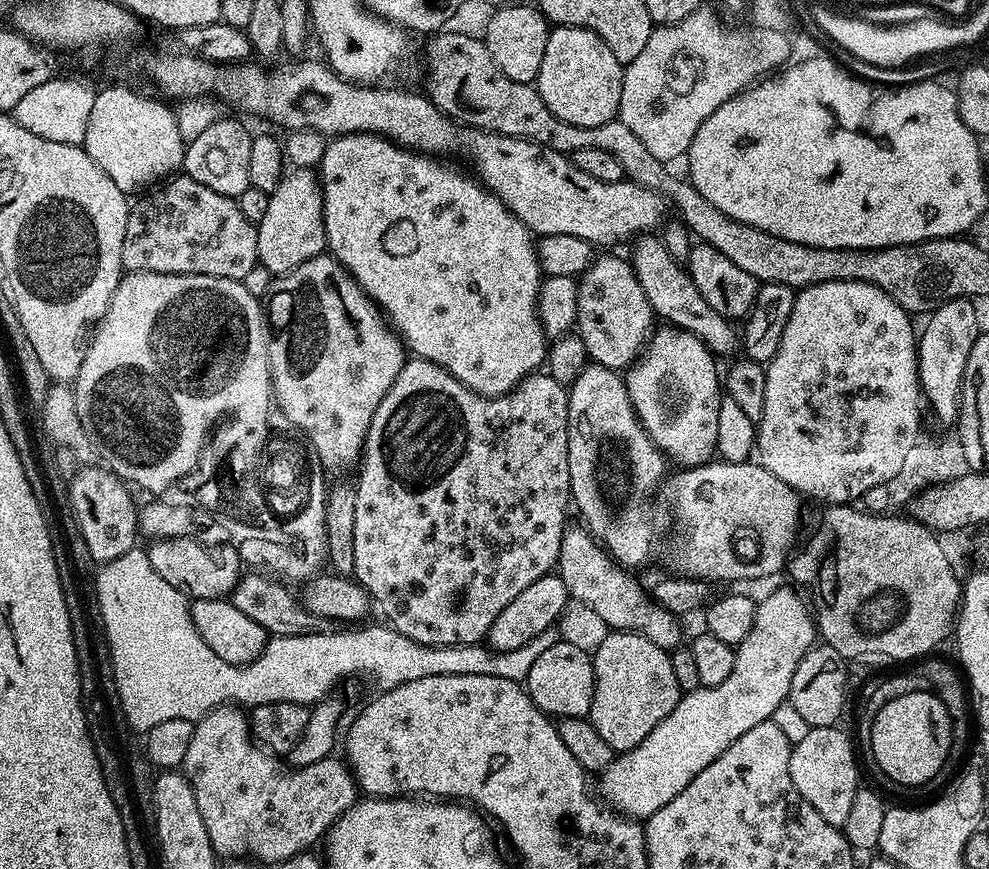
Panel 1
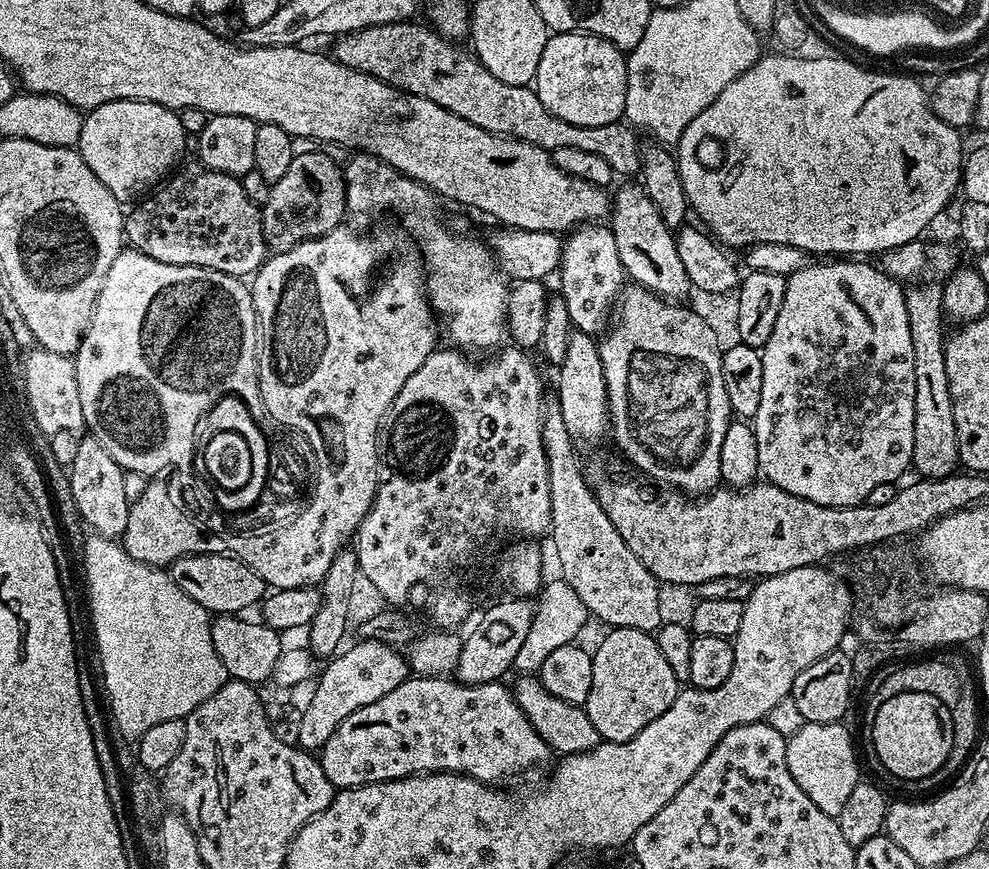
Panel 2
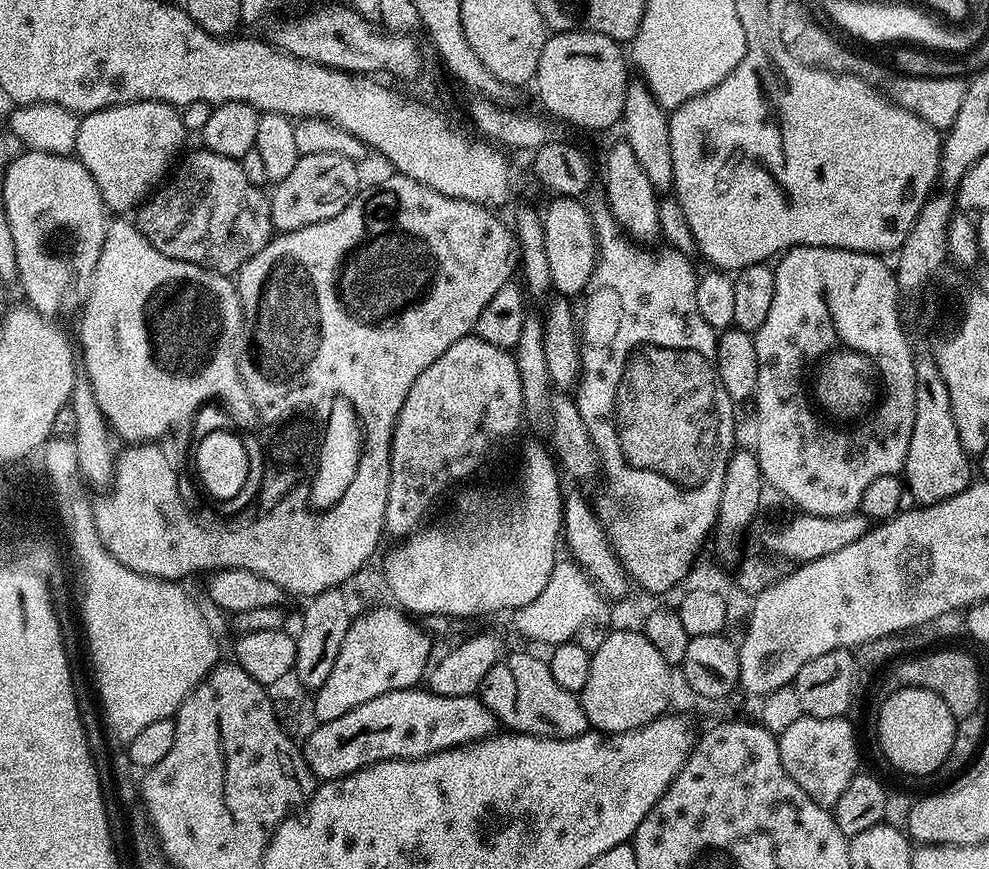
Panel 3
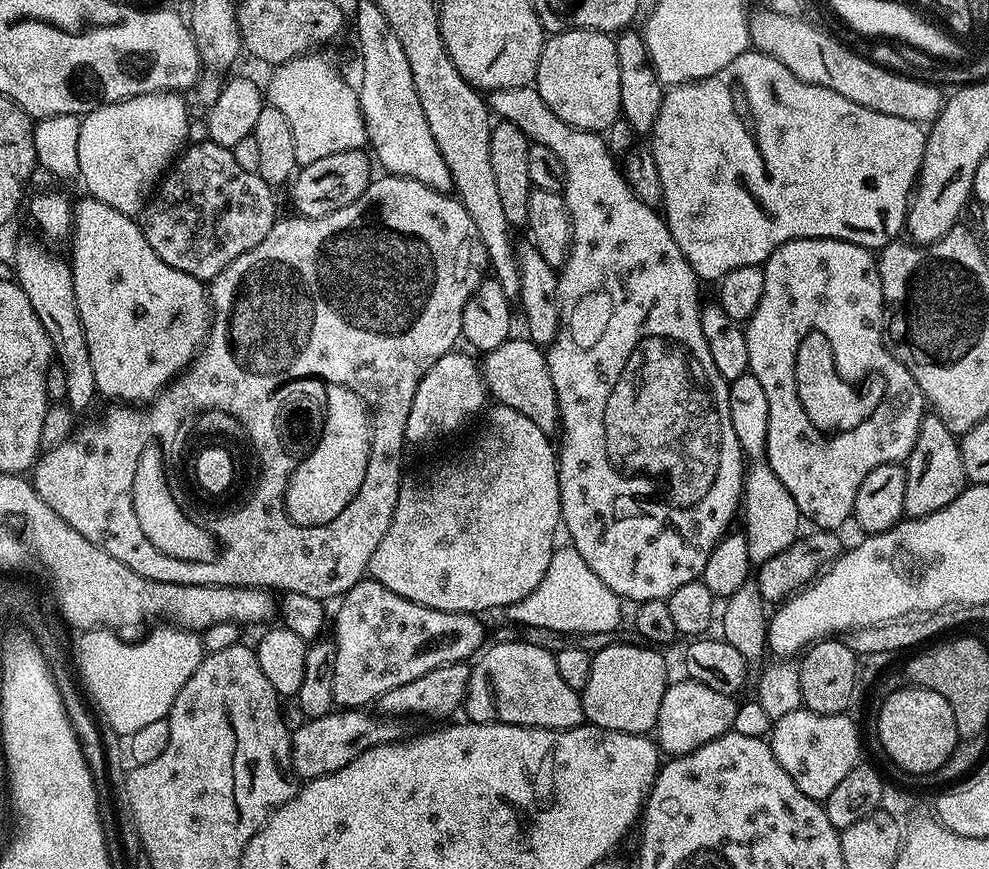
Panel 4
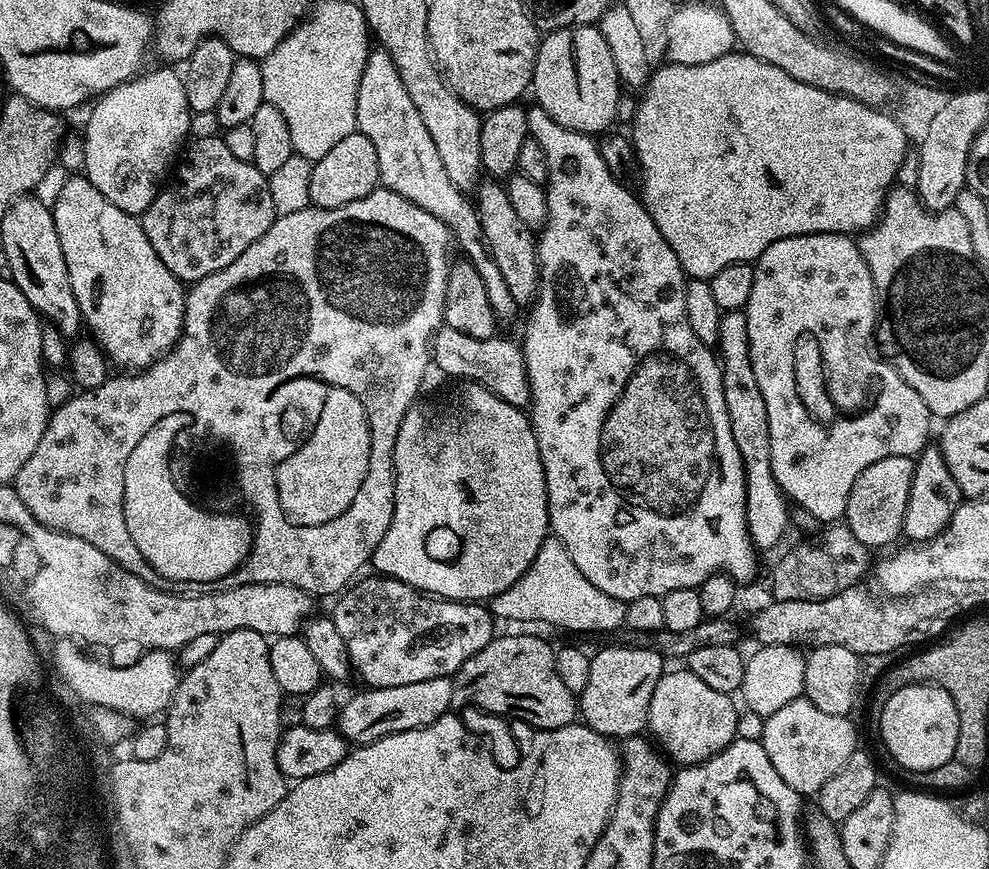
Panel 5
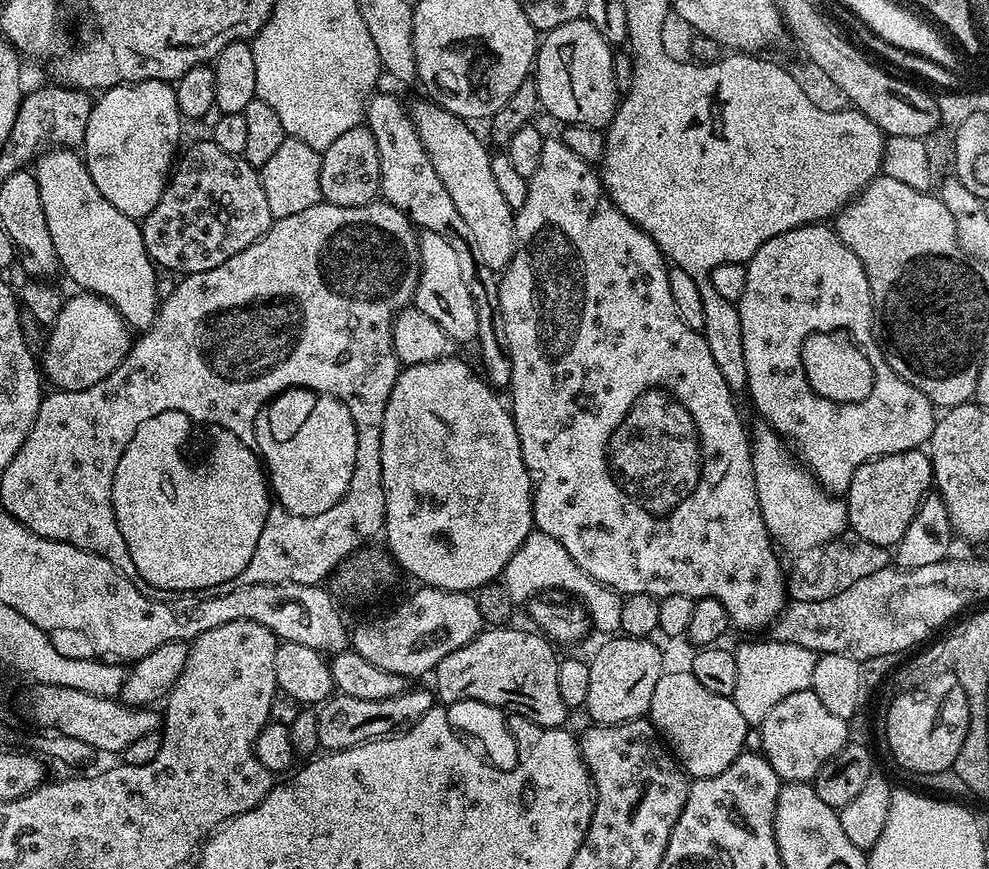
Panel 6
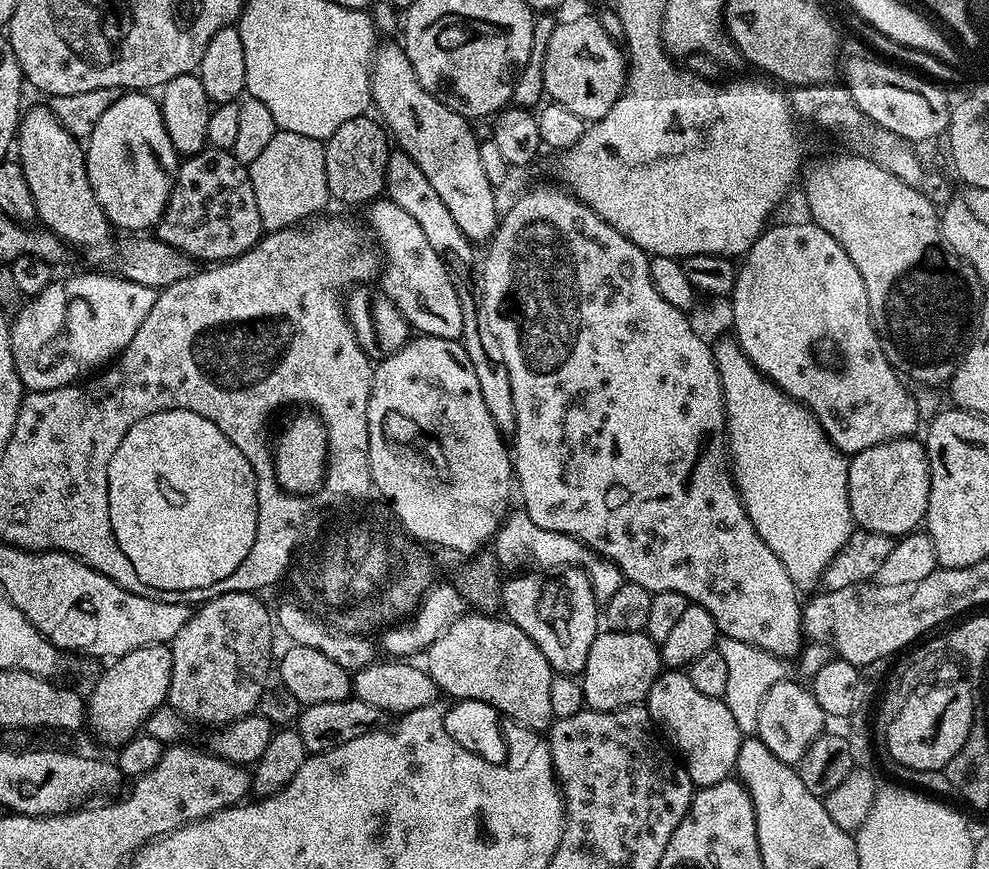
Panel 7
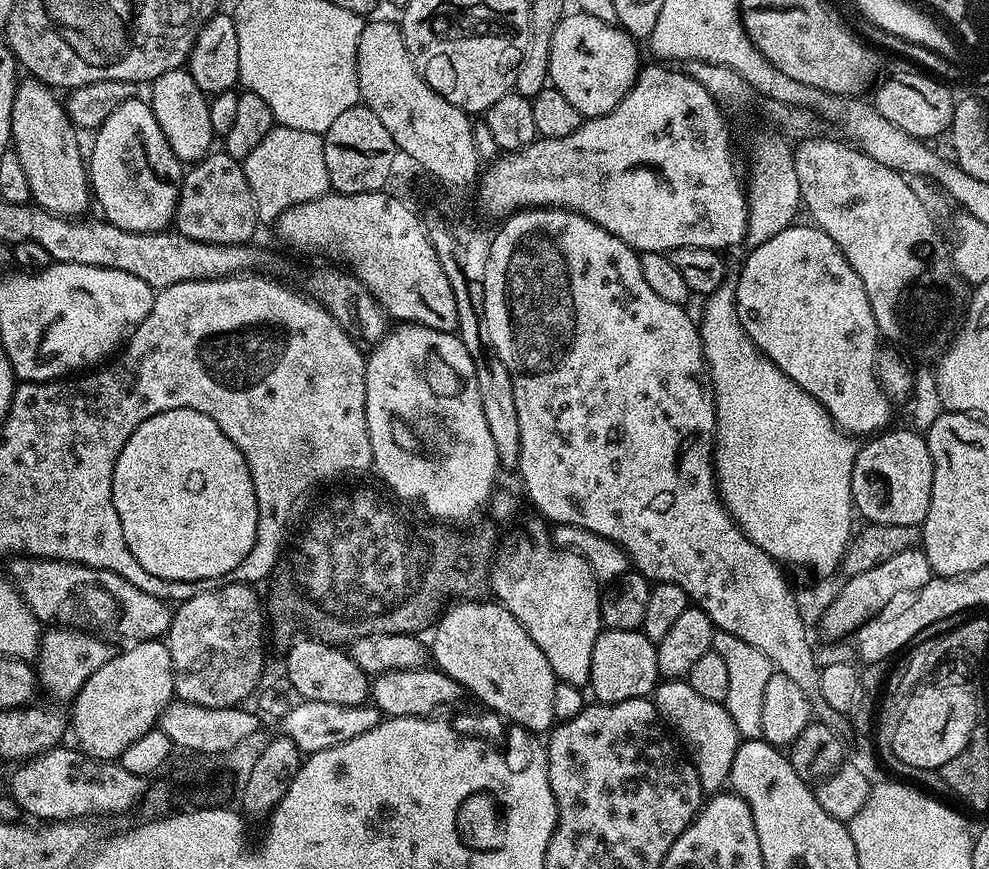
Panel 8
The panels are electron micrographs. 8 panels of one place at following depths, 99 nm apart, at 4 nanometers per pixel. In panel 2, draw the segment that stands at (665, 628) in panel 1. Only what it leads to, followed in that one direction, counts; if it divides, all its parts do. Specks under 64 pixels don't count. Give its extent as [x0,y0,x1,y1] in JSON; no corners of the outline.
[544,401,662,633]

